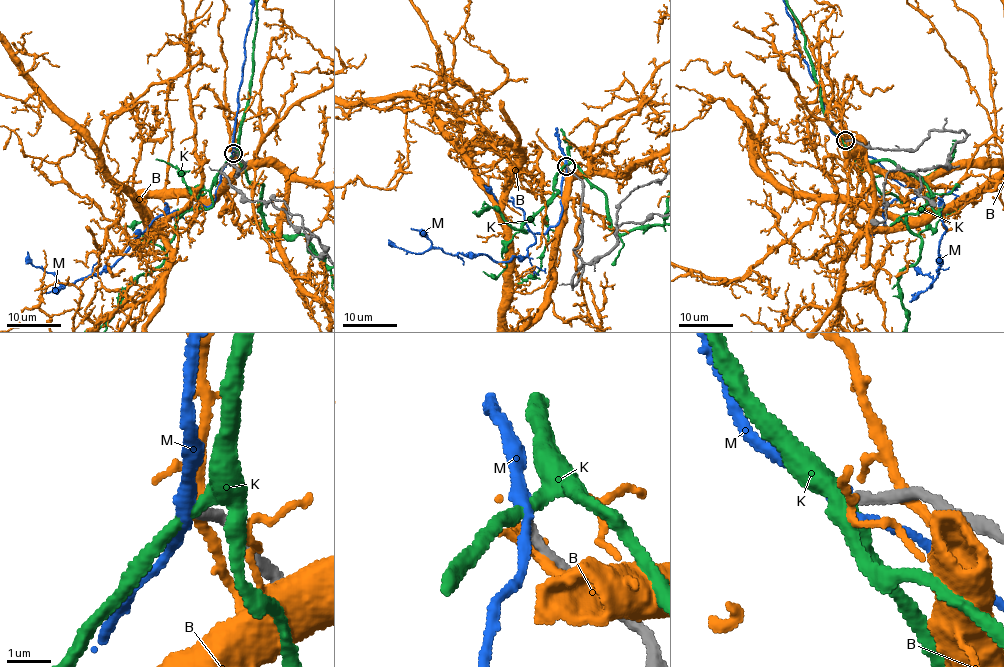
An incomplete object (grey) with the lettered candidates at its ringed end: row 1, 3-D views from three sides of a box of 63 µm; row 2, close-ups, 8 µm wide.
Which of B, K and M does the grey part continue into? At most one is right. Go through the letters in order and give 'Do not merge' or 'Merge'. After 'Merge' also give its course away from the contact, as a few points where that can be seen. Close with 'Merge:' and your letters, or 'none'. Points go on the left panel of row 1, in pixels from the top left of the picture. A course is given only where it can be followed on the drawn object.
B: Do not merge
K: Do not merge
M: Merge
Merge: M

